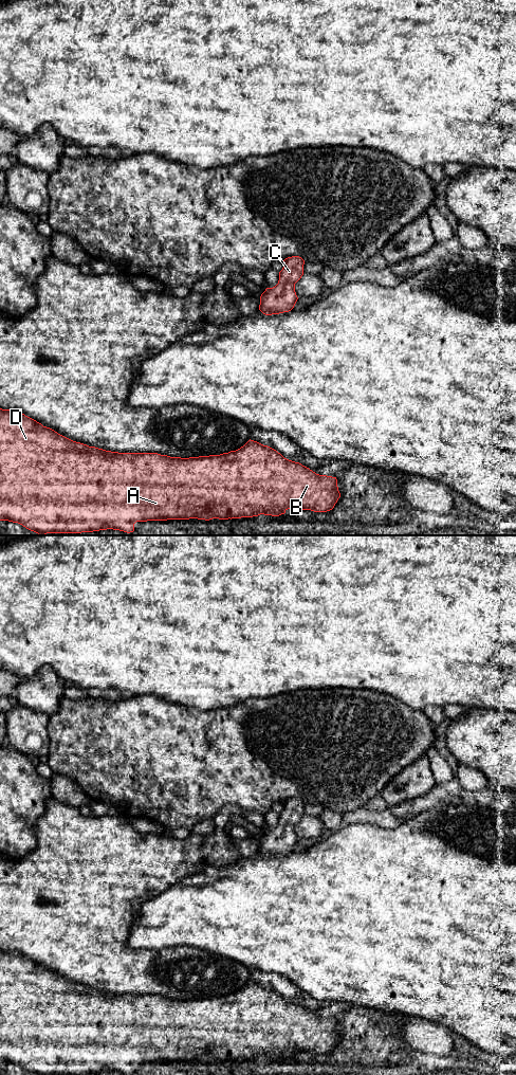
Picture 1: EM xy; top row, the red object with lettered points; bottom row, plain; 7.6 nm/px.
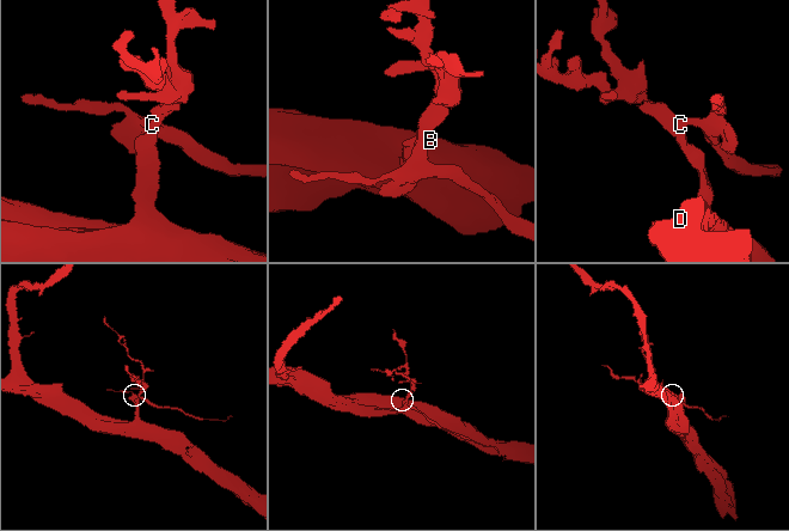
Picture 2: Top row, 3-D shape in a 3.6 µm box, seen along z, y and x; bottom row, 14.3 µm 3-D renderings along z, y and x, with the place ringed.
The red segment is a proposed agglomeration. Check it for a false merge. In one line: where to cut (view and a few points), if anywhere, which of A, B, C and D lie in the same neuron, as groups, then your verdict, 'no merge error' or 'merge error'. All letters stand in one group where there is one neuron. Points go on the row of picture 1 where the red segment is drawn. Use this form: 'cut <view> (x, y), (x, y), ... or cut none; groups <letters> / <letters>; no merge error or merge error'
cut none; groups A B C D; no merge error

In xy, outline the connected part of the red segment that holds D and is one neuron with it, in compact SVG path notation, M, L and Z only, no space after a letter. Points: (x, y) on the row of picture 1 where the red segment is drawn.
M0 408L0 521L18 523L39 535L45 535L47 533L93 532L107 529L130 533L134 531L136 522L189 518L205 521L213 518L232 520L253 517L260 514L279 516L284 514L288 509L327 512L334 508L339 497L340 493L336 477L316 474L301 463L284 458L276 450L251 439L240 449L220 455L181 458L158 453L118 453L73 441L54 430L43 426L18 409Z

